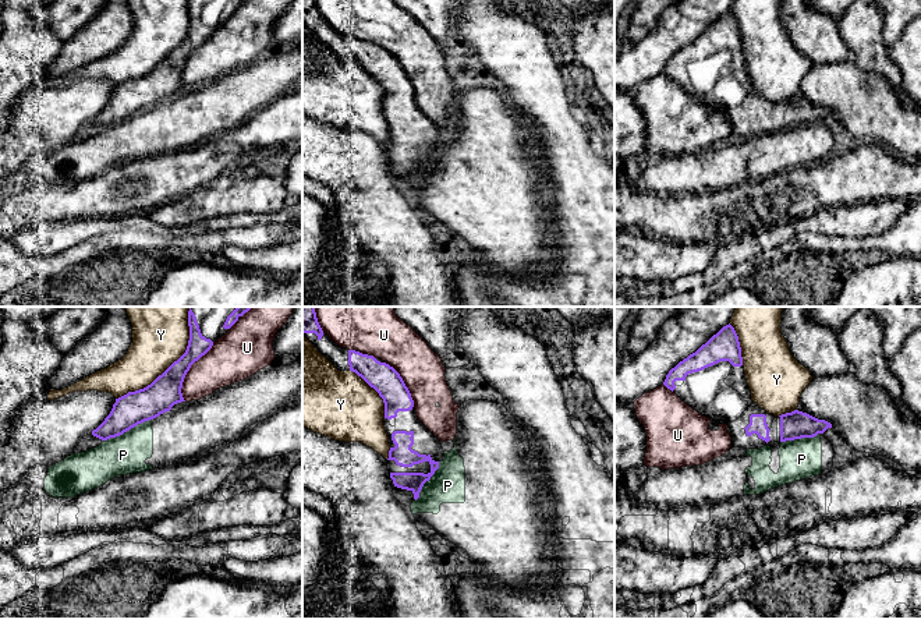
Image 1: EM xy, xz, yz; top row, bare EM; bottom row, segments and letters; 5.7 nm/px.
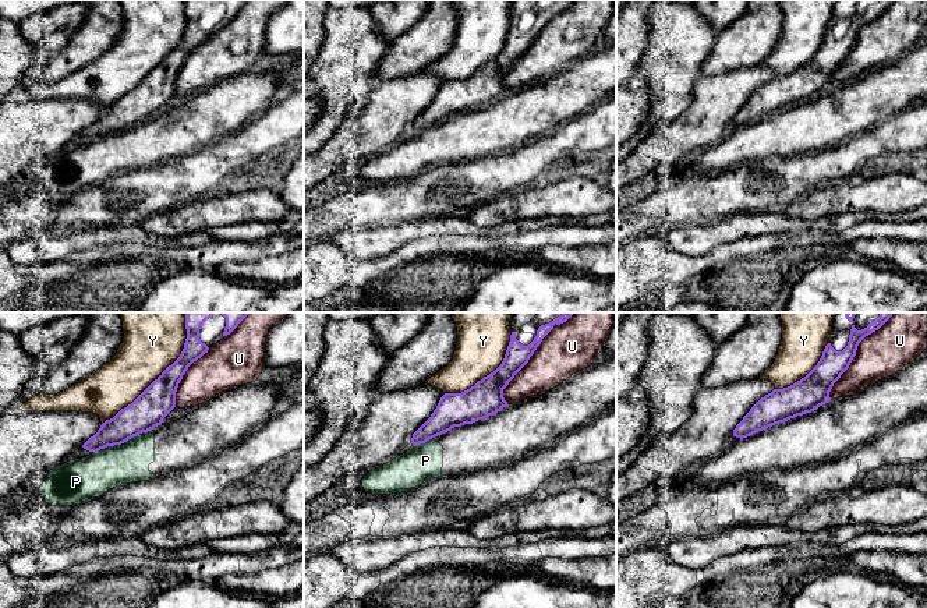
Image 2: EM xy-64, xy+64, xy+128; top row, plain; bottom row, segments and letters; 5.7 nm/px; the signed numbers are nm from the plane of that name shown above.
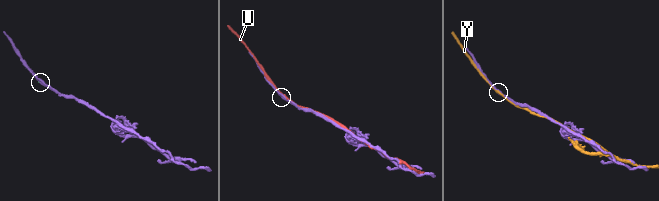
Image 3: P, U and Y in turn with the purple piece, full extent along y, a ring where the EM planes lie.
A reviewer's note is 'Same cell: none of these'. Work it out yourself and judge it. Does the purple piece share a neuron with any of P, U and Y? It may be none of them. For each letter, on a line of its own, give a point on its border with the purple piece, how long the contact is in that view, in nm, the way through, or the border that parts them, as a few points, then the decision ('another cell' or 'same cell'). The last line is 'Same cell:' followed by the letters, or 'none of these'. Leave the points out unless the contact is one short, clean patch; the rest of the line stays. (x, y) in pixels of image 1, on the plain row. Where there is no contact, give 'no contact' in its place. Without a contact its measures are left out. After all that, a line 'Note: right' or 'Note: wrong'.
P: xy (126, 119) | 320 nm | another cell
U: xy (188, 57) | 380 nm | another cell
Y: xy (170, 53) | 650 nm | another cell
Same cell: none of these
Note: right

